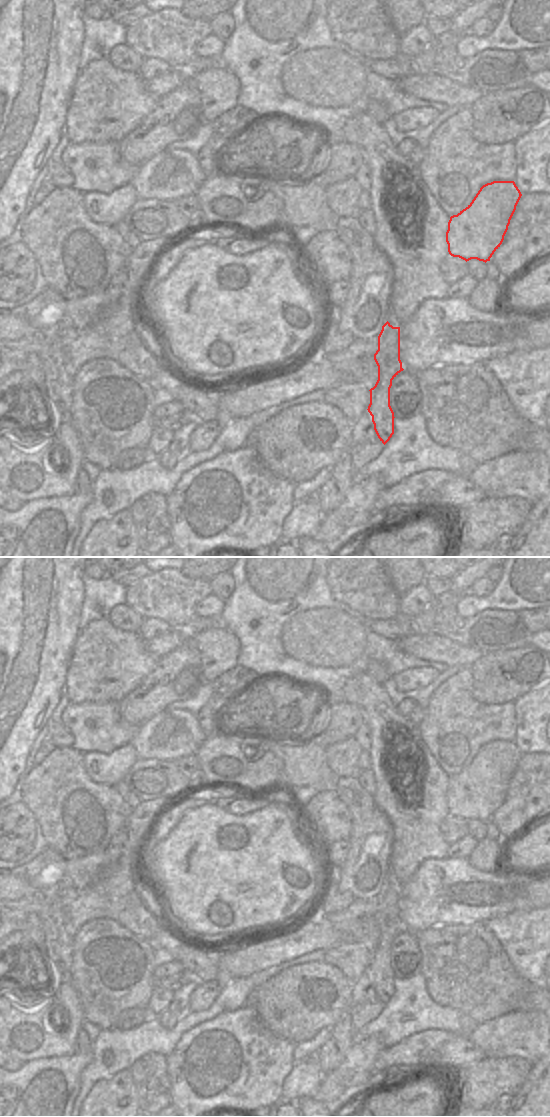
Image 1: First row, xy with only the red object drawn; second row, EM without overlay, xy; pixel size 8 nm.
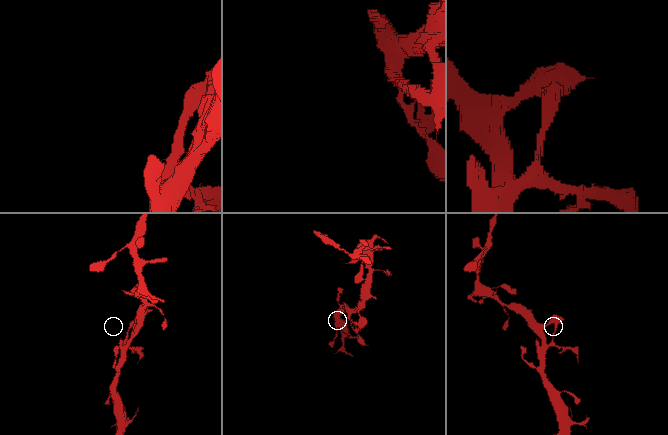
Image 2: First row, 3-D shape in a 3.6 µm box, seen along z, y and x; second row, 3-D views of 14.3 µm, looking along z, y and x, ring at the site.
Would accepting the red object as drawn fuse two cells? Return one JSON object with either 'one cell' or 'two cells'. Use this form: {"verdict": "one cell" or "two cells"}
{"verdict": "one cell"}

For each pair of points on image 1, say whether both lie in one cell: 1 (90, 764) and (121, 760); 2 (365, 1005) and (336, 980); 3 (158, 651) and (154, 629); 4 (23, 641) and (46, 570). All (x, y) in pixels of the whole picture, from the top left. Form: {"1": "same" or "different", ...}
{"1": "same", "2": "different", "3": "different", "4": "same"}

